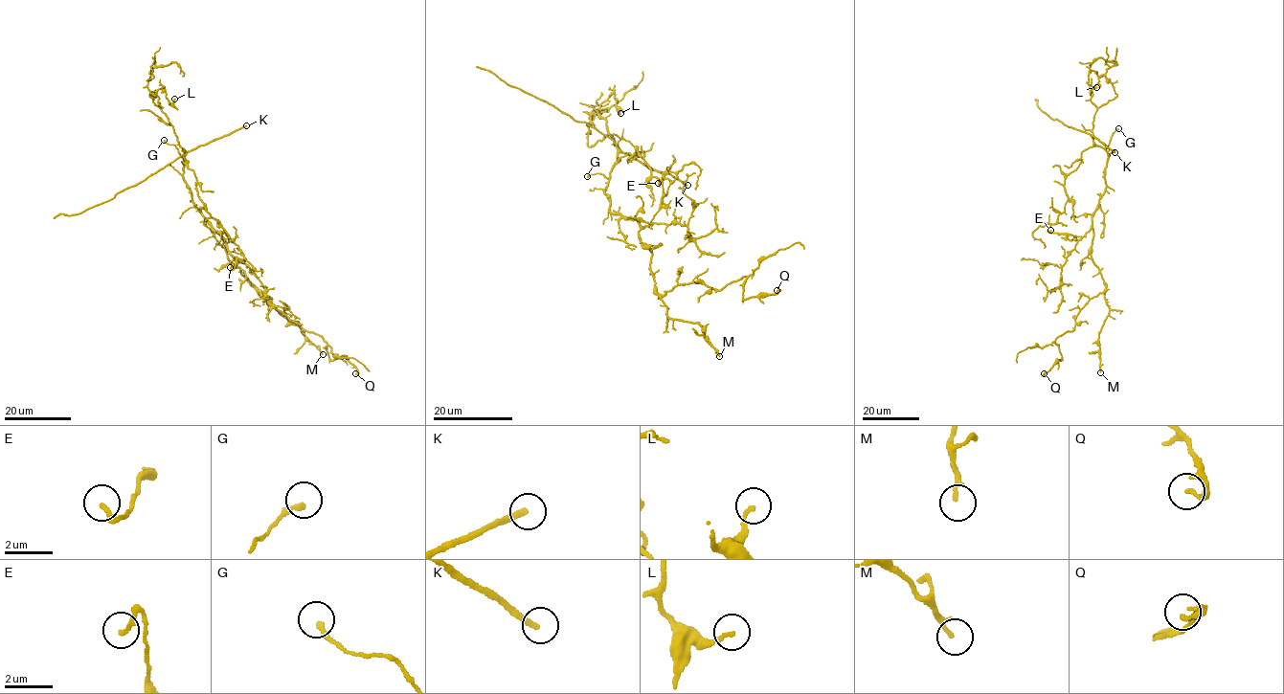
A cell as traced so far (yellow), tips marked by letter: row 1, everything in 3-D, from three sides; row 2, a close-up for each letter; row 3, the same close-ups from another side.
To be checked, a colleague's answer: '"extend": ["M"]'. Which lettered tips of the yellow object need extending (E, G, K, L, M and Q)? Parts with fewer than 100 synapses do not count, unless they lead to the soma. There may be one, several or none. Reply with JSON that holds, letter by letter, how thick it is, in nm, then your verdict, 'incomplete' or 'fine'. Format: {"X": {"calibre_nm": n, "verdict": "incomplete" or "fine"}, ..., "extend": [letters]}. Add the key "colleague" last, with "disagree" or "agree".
{"E": {"calibre_nm": 180, "verdict": "fine"}, "G": {"calibre_nm": 200, "verdict": "fine"}, "K": {"calibre_nm": 240, "verdict": "incomplete"}, "L": {"calibre_nm": 130, "verdict": "fine"}, "M": {"calibre_nm": 150, "verdict": "fine"}, "Q": {"calibre_nm": 170, "verdict": "fine"}, "extend": ["K"], "colleague": "disagree"}

